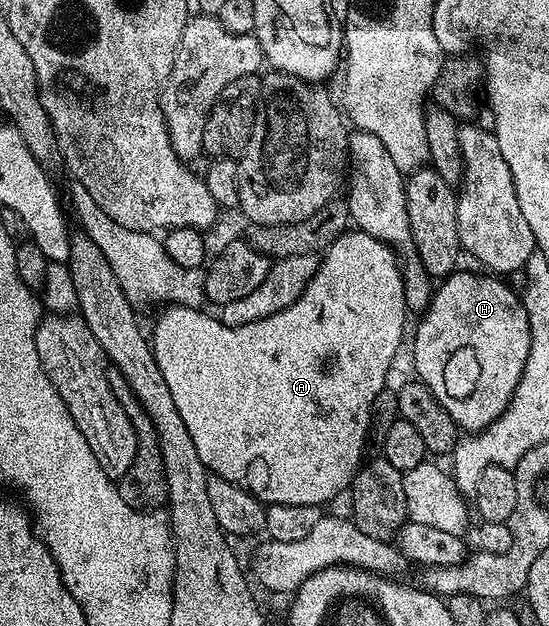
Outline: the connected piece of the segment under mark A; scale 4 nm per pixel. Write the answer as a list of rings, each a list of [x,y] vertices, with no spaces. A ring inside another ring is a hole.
[[[358,229],[344,231],[322,252],[317,273],[292,307],[281,309],[273,313],[273,317],[265,317],[249,325],[230,327],[223,323],[222,318],[215,316],[214,319],[206,315],[206,310],[197,307],[167,305],[160,311],[163,312],[155,323],[155,332],[149,335],[155,348],[155,360],[161,369],[161,377],[165,377],[165,385],[169,385],[169,393],[173,393],[173,405],[177,405],[177,413],[181,413],[181,421],[185,421],[185,429],[189,429],[189,437],[193,437],[193,446],[197,448],[210,474],[245,489],[264,505],[326,505],[330,499],[337,498],[342,491],[344,494],[350,488],[365,459],[366,431],[370,427],[373,399],[388,386],[387,374],[403,343],[403,326],[409,314],[401,259],[391,244],[383,243],[377,237]]]

